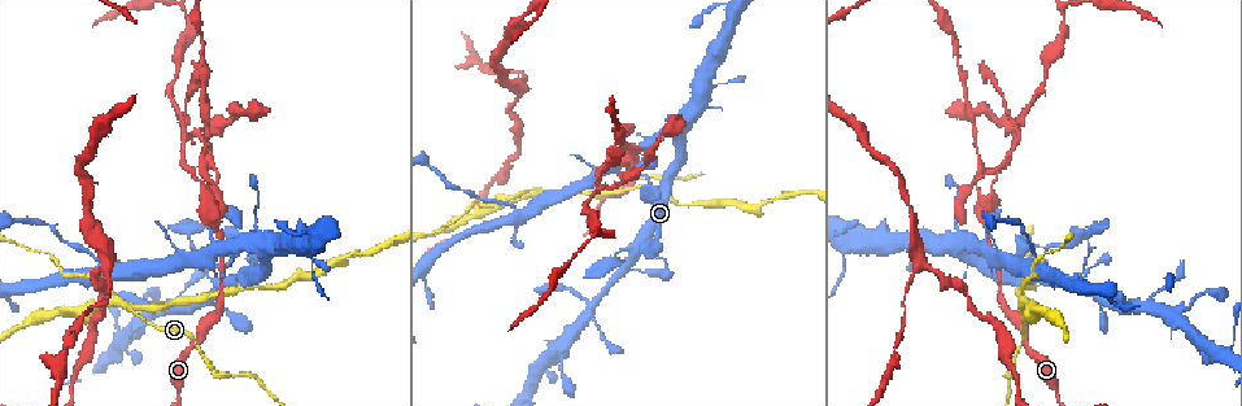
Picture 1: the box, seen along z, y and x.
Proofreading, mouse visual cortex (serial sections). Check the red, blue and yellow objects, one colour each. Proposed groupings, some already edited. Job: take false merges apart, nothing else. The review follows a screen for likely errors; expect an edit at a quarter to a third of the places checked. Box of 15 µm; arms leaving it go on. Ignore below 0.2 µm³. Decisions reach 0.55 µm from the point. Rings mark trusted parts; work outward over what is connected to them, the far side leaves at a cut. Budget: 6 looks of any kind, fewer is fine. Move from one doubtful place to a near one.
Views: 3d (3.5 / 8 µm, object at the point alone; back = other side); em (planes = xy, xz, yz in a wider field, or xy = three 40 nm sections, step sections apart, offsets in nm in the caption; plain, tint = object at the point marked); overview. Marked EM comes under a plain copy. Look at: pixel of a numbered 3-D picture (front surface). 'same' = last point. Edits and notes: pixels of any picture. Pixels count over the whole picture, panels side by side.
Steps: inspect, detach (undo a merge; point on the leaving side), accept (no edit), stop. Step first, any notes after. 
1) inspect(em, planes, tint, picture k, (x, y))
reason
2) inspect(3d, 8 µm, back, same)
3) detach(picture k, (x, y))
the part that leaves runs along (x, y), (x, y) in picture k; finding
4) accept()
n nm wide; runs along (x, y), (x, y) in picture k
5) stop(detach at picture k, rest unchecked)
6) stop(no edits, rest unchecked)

inspect(3d, 8 µm, picture 1, (135, 315))
thin neck

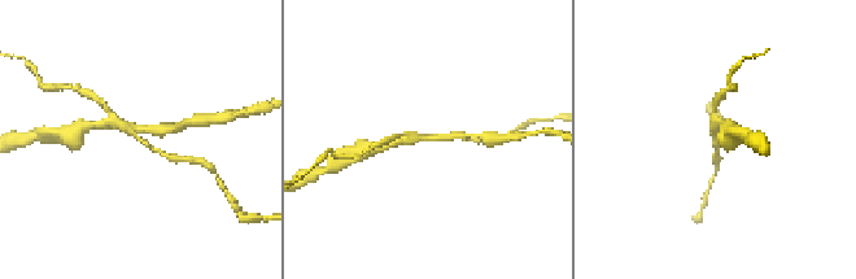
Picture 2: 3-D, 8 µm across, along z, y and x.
inspect(em, planes, tint, picture 2, (715, 135))
now the EM

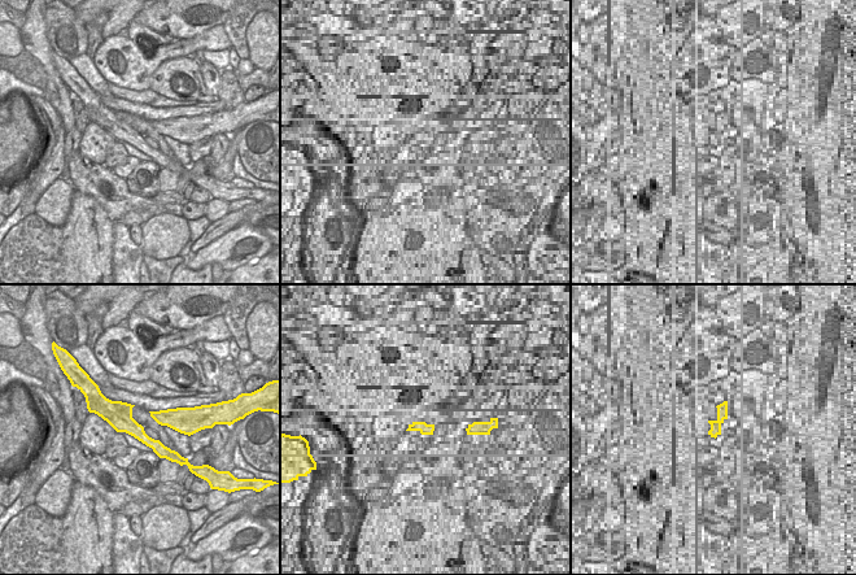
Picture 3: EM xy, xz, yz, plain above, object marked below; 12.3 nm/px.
detach(picture 2, (160, 129))
320 nm wide; the part that leaves runs along (127, 129), (117, 122), (77, 129) in picture 2; a second cell is stuck on

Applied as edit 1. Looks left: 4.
inspect(3d, 3.5 µm, picture 1, (259, 249))
arms part here

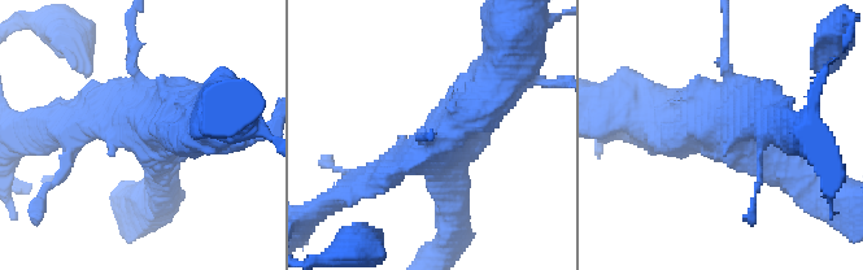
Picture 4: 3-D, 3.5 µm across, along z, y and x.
inspect(em, xy, step 3, tint, picture 4, (737, 130))

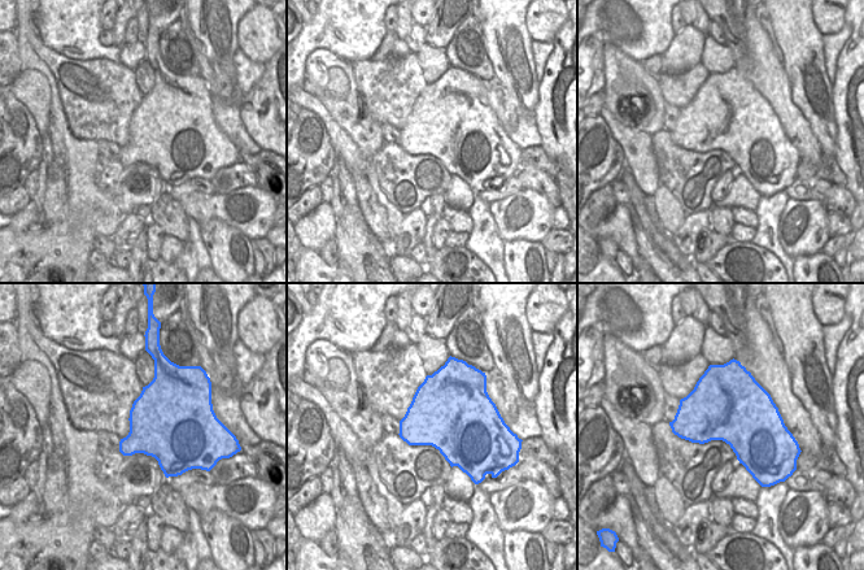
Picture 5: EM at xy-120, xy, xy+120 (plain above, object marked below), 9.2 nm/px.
accept()
runs along (164, 184), (136, 121), (68, 129) in picture 4; all the same cell

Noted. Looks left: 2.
inspect(3d, 3.5 µm, back, picture 1, (638, 248))
arms part here

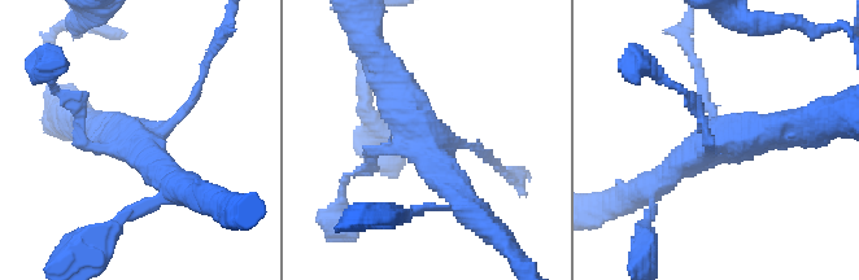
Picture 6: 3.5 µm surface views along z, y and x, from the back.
inspect(em, xy, step 5, tint, picture 6, (429, 148))
shape alone is not enough

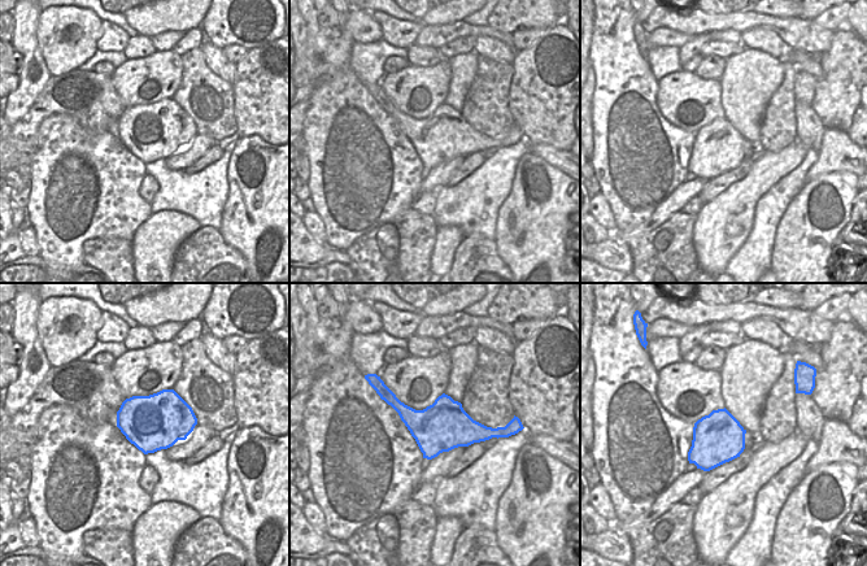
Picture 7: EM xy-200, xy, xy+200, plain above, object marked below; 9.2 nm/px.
accept()
runs along (391, 78), (434, 163), (470, 210) in picture 6; one cell here

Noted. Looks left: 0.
stop(detach at picture 2, rest unchecked)

